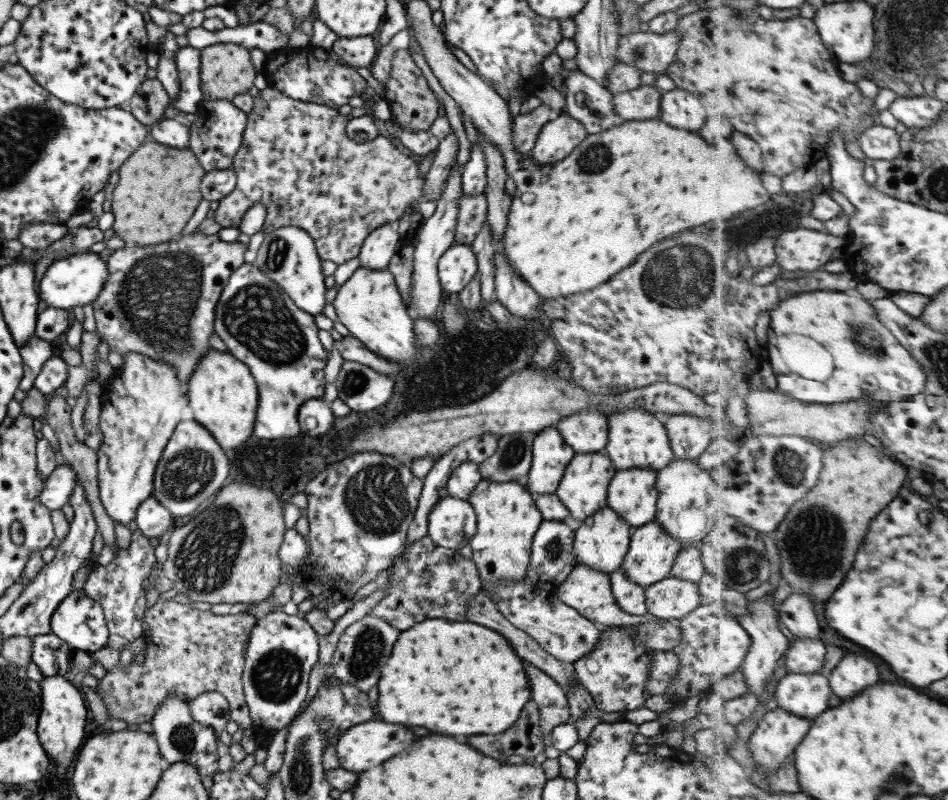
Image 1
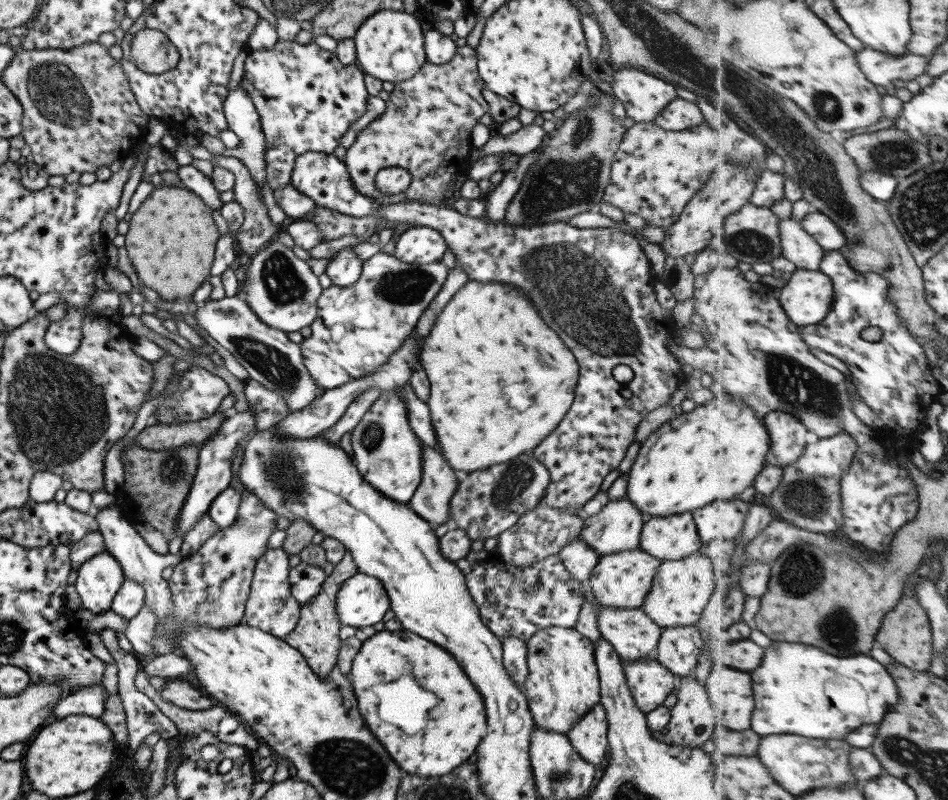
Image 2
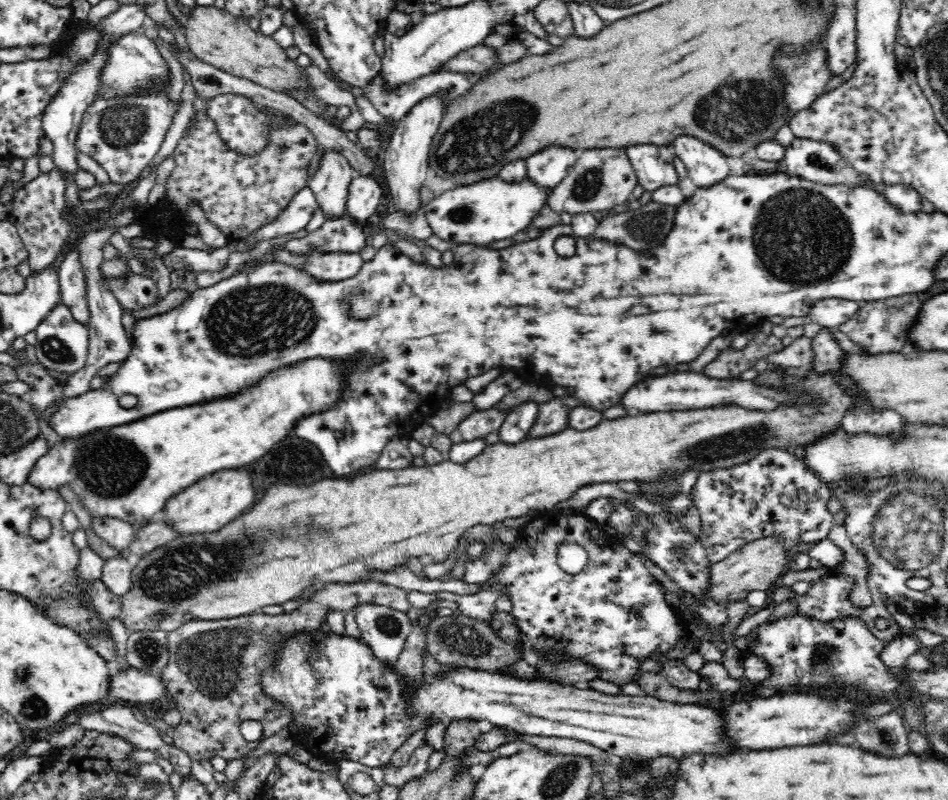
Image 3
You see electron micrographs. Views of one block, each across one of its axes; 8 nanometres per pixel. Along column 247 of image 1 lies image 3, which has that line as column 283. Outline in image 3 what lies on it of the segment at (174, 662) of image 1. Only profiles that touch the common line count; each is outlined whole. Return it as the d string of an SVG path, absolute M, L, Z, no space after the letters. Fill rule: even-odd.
M370 580L325 583L317 587L310 600L292 612L266 615L259 611L233 619L190 621L170 631L167 633L169 660L161 679L180 714L180 722L169 730L173 744L186 751L192 760L212 760L220 756L226 761L240 758L260 746L262 740L289 724L287 710L272 704L263 695L257 679L263 674L262 670L273 663L277 643L296 631L320 629L329 610L354 612L356 604L364 602L411 614L413 606L408 593L403 588ZM244 720L258 720L262 724L259 739L244 739L240 733Z

